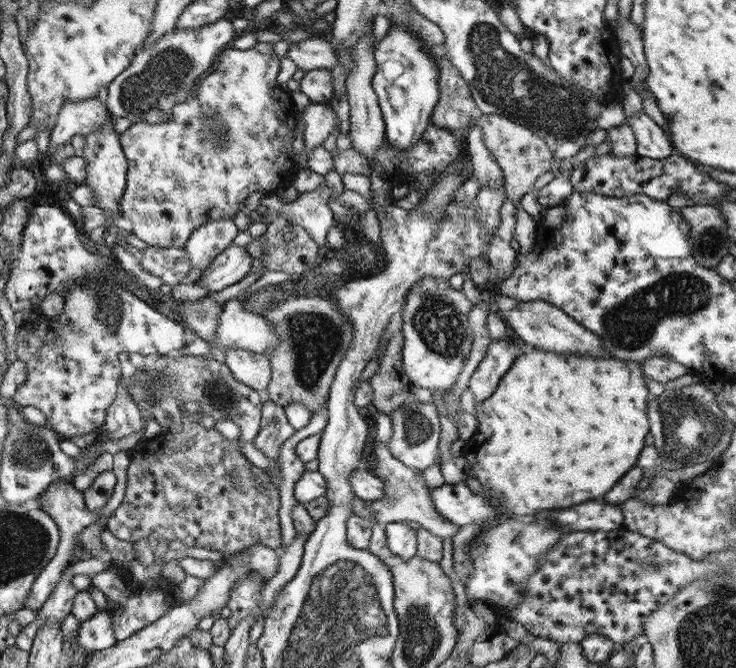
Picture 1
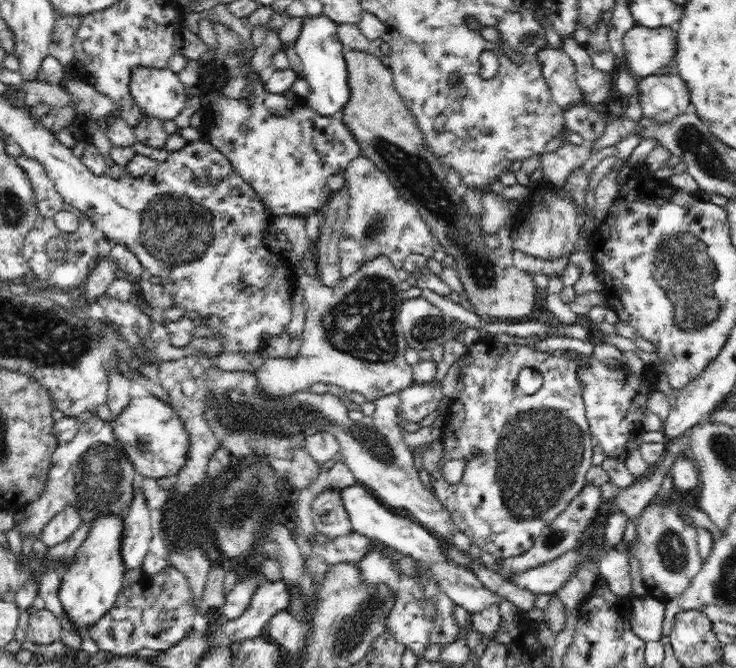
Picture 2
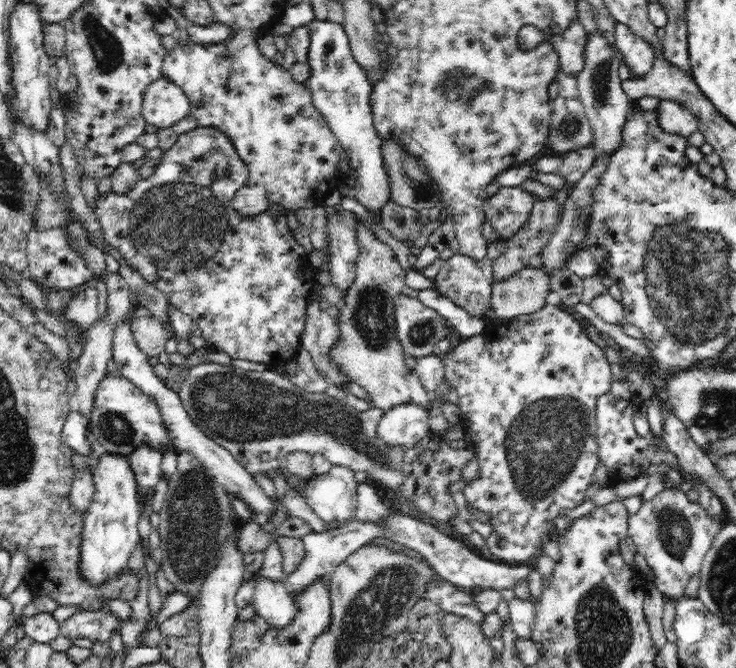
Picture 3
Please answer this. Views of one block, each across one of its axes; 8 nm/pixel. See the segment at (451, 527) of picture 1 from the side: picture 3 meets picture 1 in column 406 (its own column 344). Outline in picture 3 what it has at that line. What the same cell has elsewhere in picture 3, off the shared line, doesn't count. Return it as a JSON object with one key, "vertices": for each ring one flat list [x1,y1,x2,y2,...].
{"vertices":[[334,465,325,474,308,480,302,492,306,502,324,522,355,520,357,482,355,473]]}

